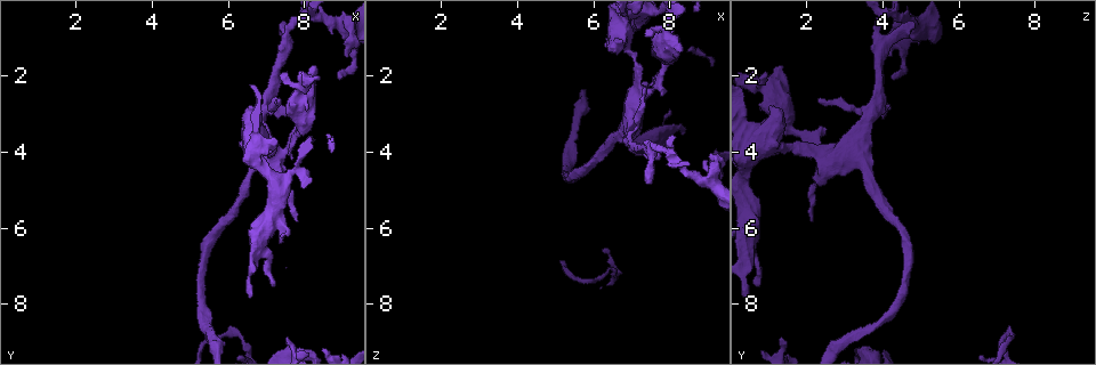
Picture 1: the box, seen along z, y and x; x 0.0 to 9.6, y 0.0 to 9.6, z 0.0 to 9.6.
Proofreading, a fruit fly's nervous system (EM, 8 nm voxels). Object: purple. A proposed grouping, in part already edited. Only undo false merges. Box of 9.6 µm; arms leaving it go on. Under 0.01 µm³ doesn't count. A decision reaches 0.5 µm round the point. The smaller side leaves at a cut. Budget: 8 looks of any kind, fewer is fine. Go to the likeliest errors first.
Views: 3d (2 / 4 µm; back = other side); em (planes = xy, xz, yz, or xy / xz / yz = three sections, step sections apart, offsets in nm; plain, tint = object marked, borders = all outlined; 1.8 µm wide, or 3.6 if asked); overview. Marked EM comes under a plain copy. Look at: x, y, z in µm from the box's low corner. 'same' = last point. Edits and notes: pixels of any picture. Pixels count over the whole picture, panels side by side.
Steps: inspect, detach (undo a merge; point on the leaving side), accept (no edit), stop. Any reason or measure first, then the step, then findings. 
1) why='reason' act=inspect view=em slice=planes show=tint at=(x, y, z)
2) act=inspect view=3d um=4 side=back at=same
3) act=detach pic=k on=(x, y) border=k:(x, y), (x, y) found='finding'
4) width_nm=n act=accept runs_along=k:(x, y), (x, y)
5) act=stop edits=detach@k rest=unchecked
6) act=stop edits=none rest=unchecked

why='arms run side by side' act=inspect view=em slice=yz step=8 show=tint at=(7.15, 4.10, 2.35)

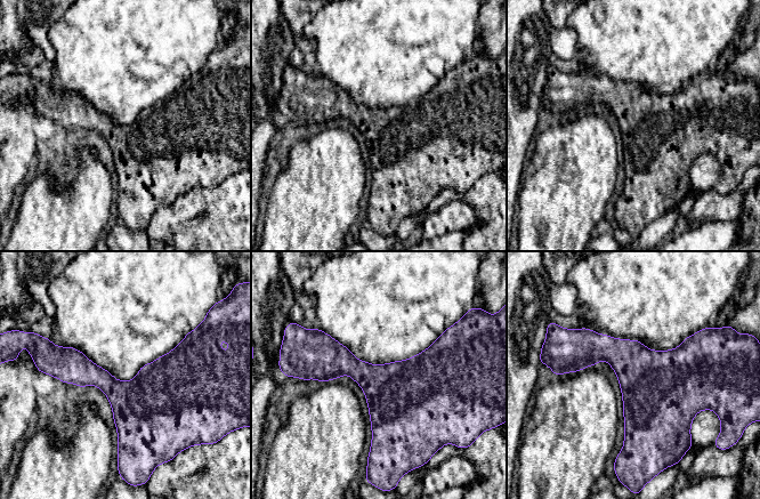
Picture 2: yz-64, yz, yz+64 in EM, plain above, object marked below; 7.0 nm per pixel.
why='another direction' act=inspect view=em slice=planes show=borders at=same

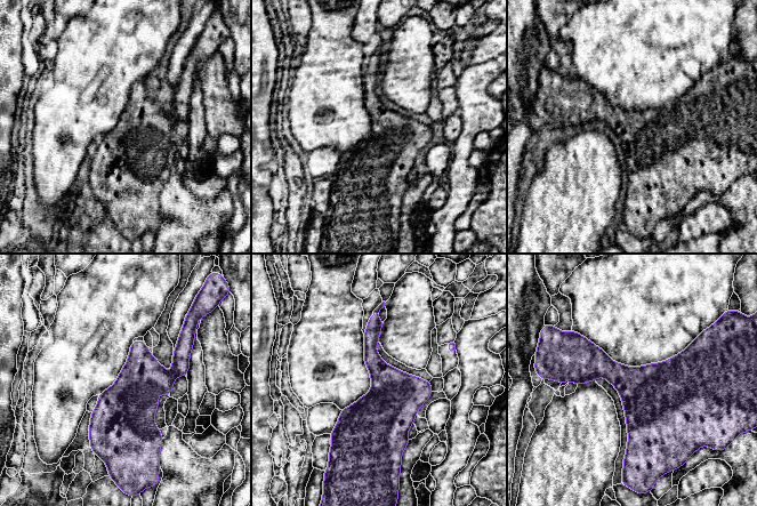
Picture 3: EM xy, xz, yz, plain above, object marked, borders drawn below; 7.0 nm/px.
width_nm=360 act=accept found='one neuron here'

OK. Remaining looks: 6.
why='four or more arms meet' act=inspect view=3d um=4 at=(9.15, 0.65, 4.75)

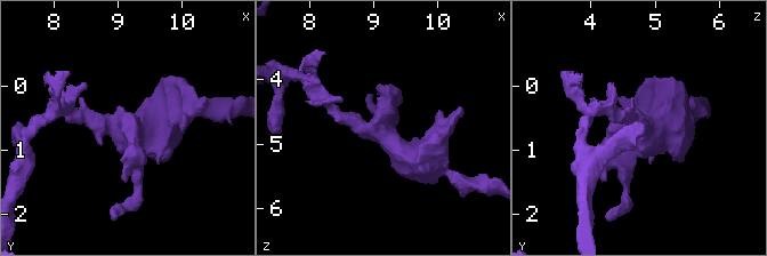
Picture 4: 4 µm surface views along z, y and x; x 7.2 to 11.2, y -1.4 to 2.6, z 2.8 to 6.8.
arms=4 why='shape alone is not enough' act=inspect view=em slice=planes show=tint at=(9.10, 0.70, 4.80)

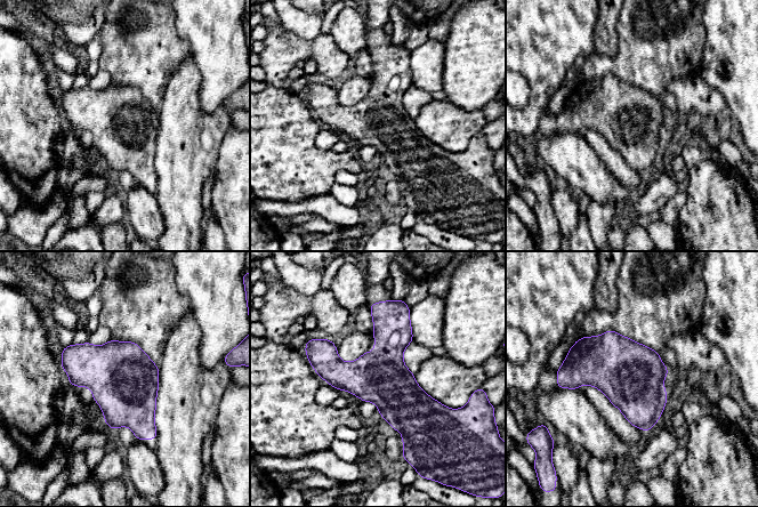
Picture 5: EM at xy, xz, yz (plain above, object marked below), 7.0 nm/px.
act=accept found='continuous, no second neuron'

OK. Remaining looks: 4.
why='abrupt turn' act=inspect view=3d um=4 at=(6.35, 8.95, 7.10)

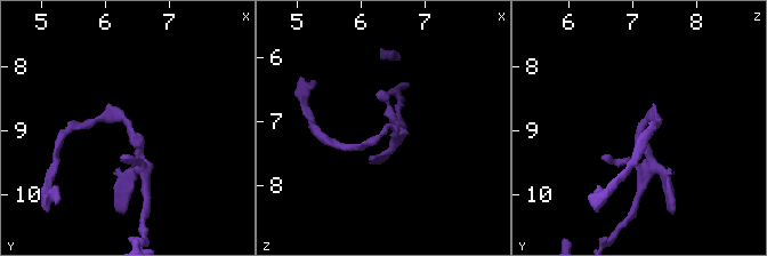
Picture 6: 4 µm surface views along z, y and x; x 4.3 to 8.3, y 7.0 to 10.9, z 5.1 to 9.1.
why='shape alone is not enough' act=inspect view=em slice=xy step=8 show=tint at=(6.45, 9.00, 7.05)

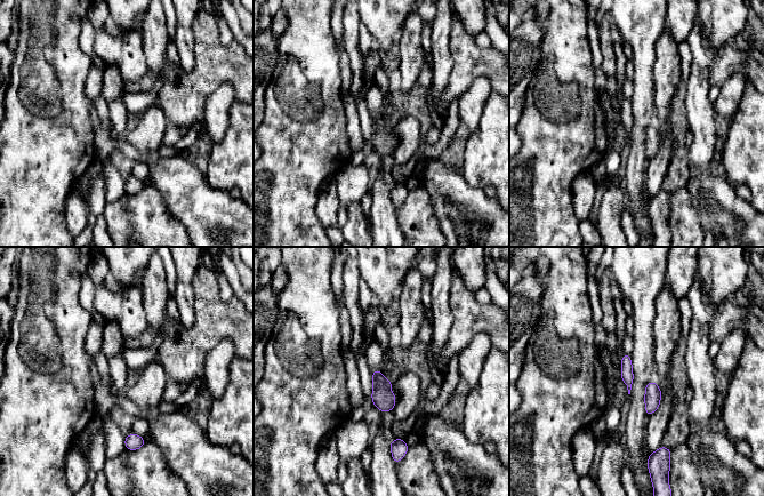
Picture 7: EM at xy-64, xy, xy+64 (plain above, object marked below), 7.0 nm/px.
why='cut it another way' act=inspect view=em slice=xz step=16 show=borders at=same

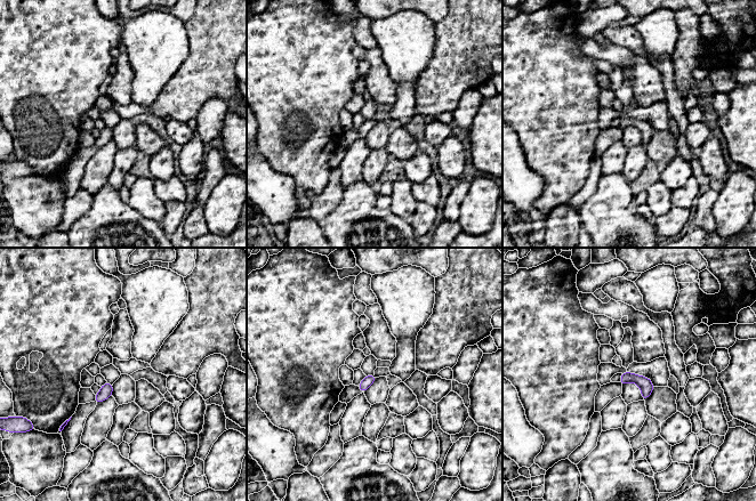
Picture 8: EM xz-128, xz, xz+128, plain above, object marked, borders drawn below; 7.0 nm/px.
act=accept found='one neuron here'

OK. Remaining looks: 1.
act=stop edits=none rest=unchecked

